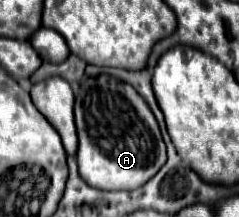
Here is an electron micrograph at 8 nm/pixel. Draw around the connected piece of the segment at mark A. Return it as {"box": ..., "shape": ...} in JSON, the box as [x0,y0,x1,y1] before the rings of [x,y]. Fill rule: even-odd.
{"box":[75,73,165,189],"shape":[[[101,73],[79,83],[75,95],[75,125],[79,135],[79,173],[91,187],[137,189],[145,185],[165,161],[165,143],[149,105],[131,85],[111,75]]]}

